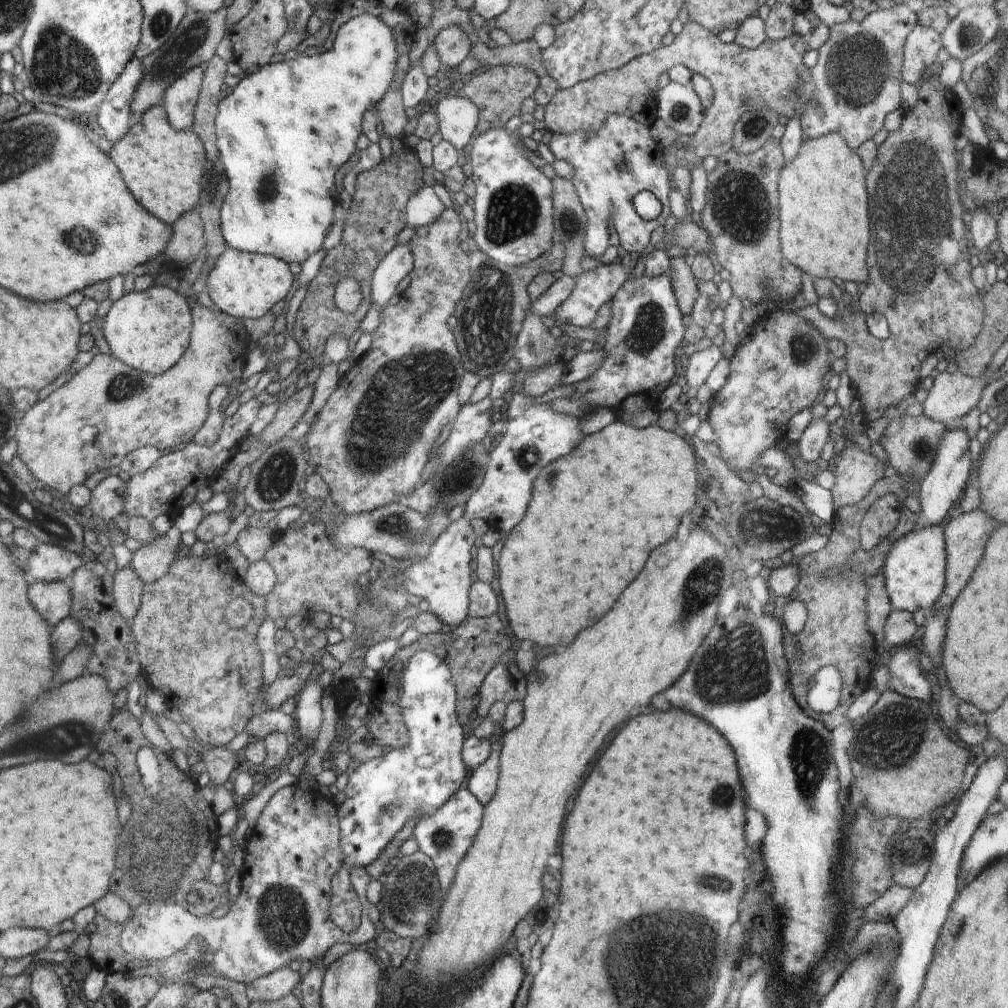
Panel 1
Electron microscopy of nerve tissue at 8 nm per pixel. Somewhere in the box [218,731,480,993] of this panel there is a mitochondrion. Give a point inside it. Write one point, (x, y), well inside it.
(282, 914)

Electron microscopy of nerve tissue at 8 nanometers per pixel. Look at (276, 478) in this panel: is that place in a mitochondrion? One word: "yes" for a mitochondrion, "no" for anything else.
yes

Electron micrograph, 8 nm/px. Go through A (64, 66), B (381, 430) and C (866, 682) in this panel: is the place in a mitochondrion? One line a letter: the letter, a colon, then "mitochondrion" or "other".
A: mitochondrion
B: mitochondrion
C: other

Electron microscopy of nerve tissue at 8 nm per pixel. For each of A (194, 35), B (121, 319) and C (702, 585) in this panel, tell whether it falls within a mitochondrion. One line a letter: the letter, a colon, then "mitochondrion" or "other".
A: mitochondrion
B: other
C: mitochondrion

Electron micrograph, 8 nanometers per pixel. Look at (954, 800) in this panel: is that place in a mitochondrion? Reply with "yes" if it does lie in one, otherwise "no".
no

